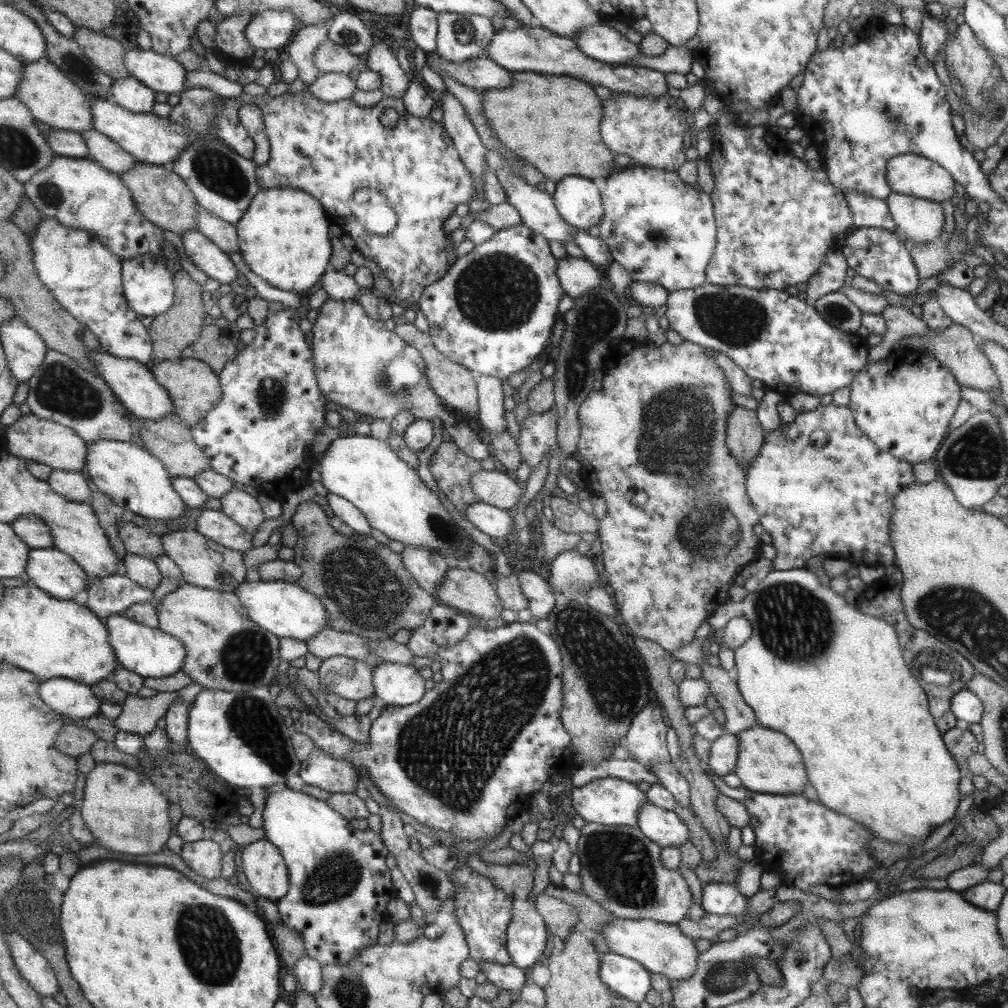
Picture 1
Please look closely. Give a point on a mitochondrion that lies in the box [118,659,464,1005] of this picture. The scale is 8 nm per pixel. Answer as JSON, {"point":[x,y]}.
{"point":[211,951]}

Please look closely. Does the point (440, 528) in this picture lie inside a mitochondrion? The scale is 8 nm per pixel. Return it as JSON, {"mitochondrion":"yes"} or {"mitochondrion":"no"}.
{"mitochondrion":"yes"}

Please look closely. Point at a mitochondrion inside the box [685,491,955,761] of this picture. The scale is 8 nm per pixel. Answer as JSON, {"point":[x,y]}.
{"point":[796,626]}

